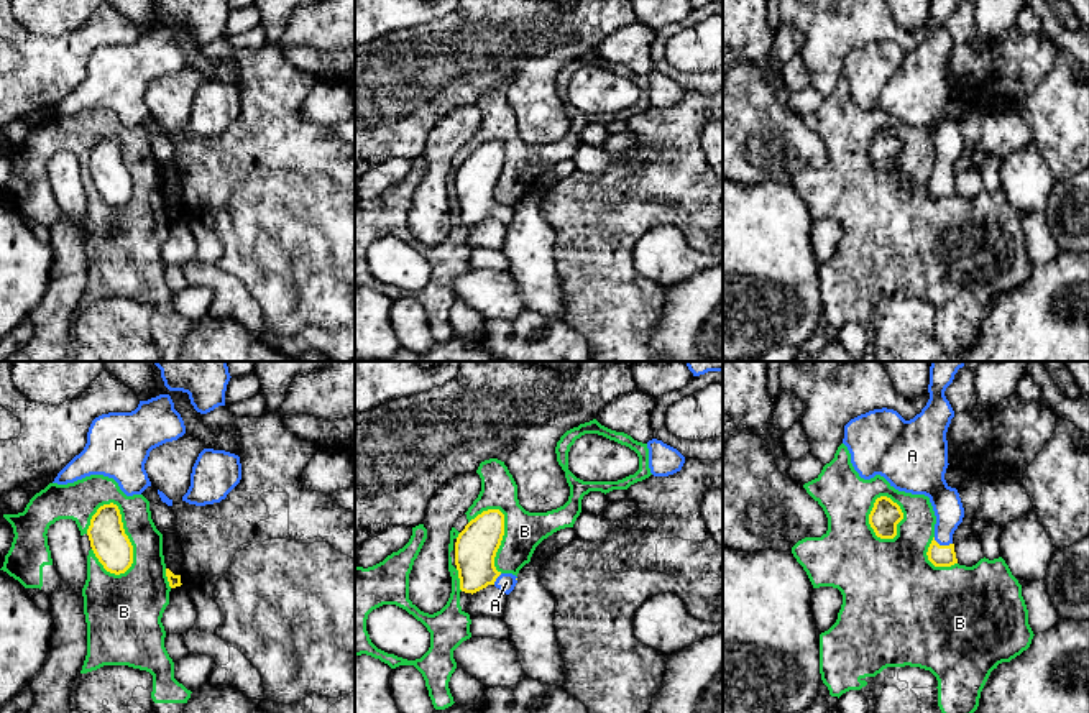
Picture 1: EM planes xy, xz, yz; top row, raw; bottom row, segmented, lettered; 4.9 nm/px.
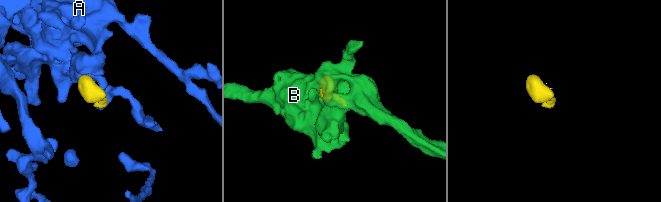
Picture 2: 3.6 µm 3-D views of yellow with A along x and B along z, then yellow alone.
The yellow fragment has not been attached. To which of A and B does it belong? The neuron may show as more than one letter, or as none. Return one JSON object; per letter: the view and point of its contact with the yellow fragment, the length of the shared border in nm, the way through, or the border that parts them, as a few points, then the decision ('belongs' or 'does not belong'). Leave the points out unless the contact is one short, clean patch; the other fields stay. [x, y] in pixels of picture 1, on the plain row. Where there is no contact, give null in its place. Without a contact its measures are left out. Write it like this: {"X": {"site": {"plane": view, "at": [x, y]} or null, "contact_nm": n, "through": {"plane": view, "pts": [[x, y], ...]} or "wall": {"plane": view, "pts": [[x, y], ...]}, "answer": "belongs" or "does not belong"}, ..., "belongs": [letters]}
{"A": {"site": {"plane": "yz", "at": [943, 178]}, "contact_nm": 100, "answer": "belongs"}, "B": {"site": {"plane": "xy", "at": [128, 171]}, "contact_nm": 380, "answer": "does not belong"}, "belongs": ["A"]}

